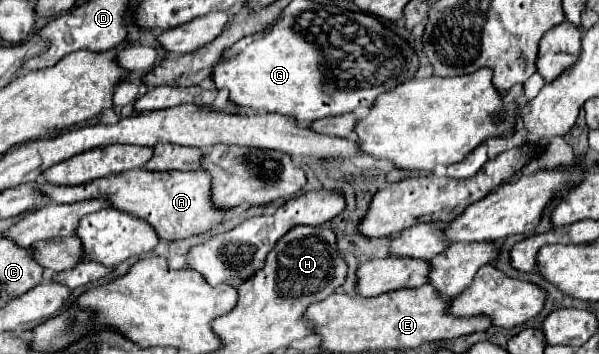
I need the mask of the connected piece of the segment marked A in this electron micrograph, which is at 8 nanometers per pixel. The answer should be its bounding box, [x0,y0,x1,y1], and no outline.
[40,168,232,240]

